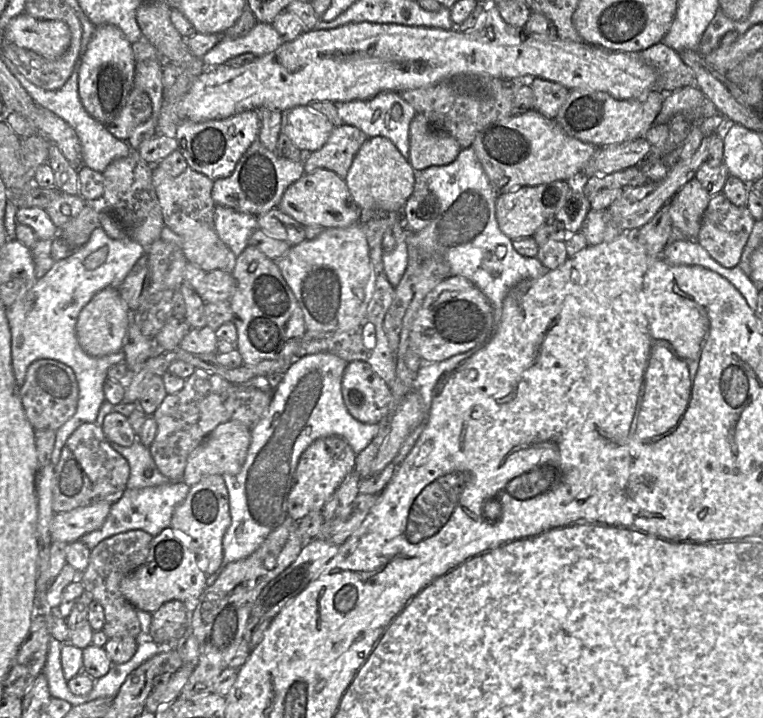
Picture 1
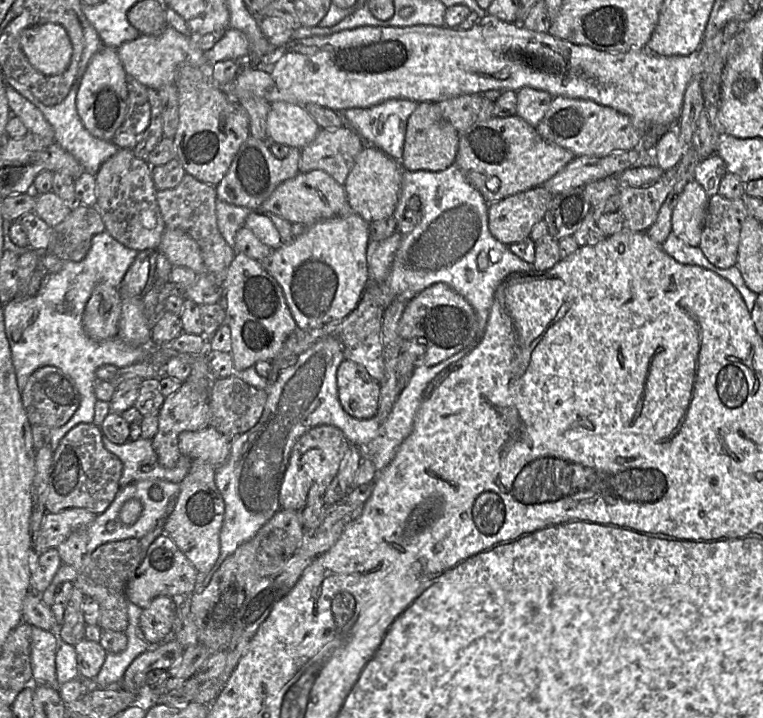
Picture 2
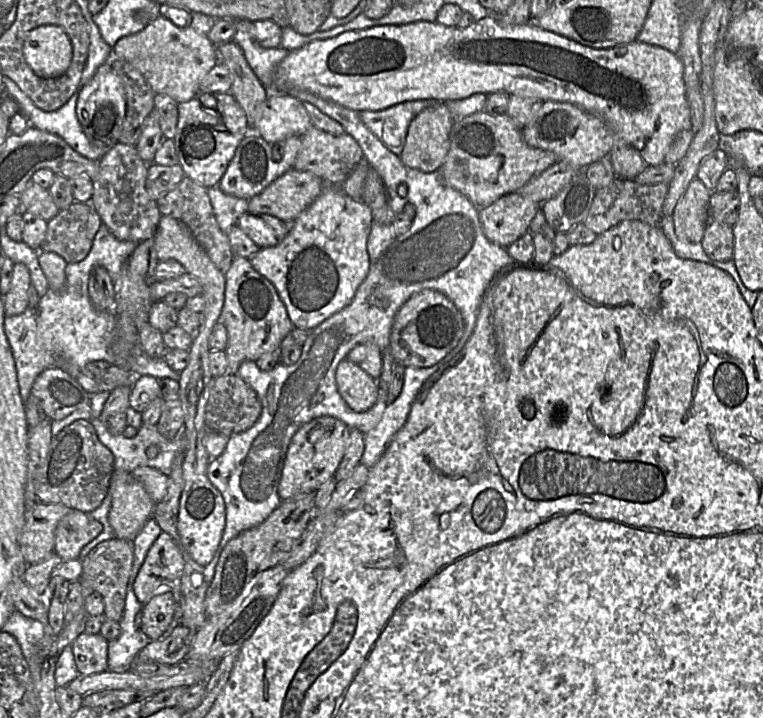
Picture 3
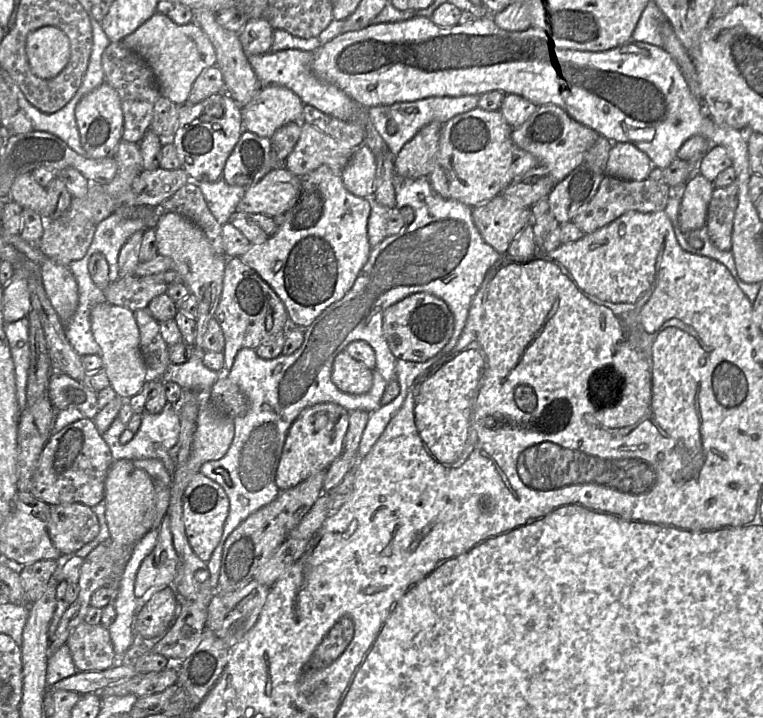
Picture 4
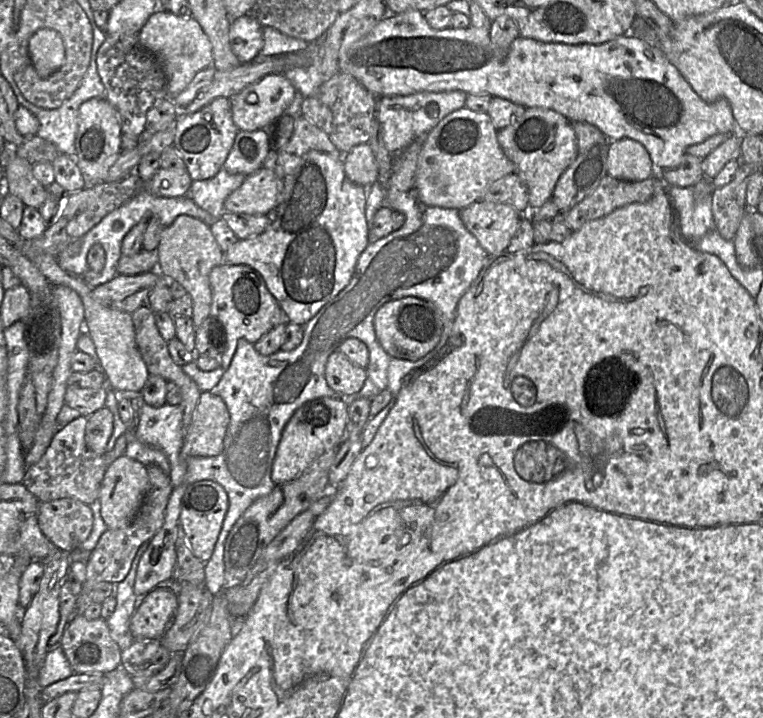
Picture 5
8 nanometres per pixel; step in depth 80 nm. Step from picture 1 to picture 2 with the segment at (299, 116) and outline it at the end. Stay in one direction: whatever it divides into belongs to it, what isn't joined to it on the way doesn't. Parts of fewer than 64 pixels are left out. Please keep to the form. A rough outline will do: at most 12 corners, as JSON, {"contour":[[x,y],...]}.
{"contour":[[276,101],[268,144],[300,150],[320,127],[305,106]]}

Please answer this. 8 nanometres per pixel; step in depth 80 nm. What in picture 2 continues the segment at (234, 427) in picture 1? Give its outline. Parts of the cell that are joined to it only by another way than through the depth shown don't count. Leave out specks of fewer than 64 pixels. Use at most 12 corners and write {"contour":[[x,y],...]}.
{"contour":[[213,427],[183,431],[180,454],[192,463],[222,465],[231,438]]}

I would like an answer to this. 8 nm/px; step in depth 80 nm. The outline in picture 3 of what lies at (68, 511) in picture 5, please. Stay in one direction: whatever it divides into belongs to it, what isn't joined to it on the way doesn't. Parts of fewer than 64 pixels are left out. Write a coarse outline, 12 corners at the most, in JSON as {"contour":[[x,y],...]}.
{"contour":[[70,509],[55,529],[54,552],[78,559],[102,524]]}

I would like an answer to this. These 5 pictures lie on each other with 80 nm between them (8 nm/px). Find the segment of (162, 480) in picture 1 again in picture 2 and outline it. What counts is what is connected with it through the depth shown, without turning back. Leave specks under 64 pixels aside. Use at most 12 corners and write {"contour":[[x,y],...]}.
{"contour":[[150,439],[104,447],[123,465],[120,487],[153,479],[179,484],[191,465],[161,466]]}

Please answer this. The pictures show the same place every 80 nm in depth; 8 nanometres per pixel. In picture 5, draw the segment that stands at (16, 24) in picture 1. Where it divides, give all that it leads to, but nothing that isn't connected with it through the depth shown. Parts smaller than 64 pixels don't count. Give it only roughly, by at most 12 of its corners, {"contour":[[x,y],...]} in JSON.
{"contour":[[53,29],[29,40],[31,62],[41,78],[65,63],[65,45]]}

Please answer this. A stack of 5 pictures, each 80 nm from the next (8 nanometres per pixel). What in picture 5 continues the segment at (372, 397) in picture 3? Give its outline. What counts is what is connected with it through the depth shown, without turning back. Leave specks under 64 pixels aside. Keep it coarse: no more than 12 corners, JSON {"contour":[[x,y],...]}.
{"contour":[[335,350],[324,376],[335,392],[362,389],[367,371]]}

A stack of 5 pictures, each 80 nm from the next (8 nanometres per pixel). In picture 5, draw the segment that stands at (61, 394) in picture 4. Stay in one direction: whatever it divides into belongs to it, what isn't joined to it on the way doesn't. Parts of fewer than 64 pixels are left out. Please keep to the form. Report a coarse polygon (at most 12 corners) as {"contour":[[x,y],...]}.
{"contour":[[108,385],[67,386],[64,404],[87,418],[105,407]]}

